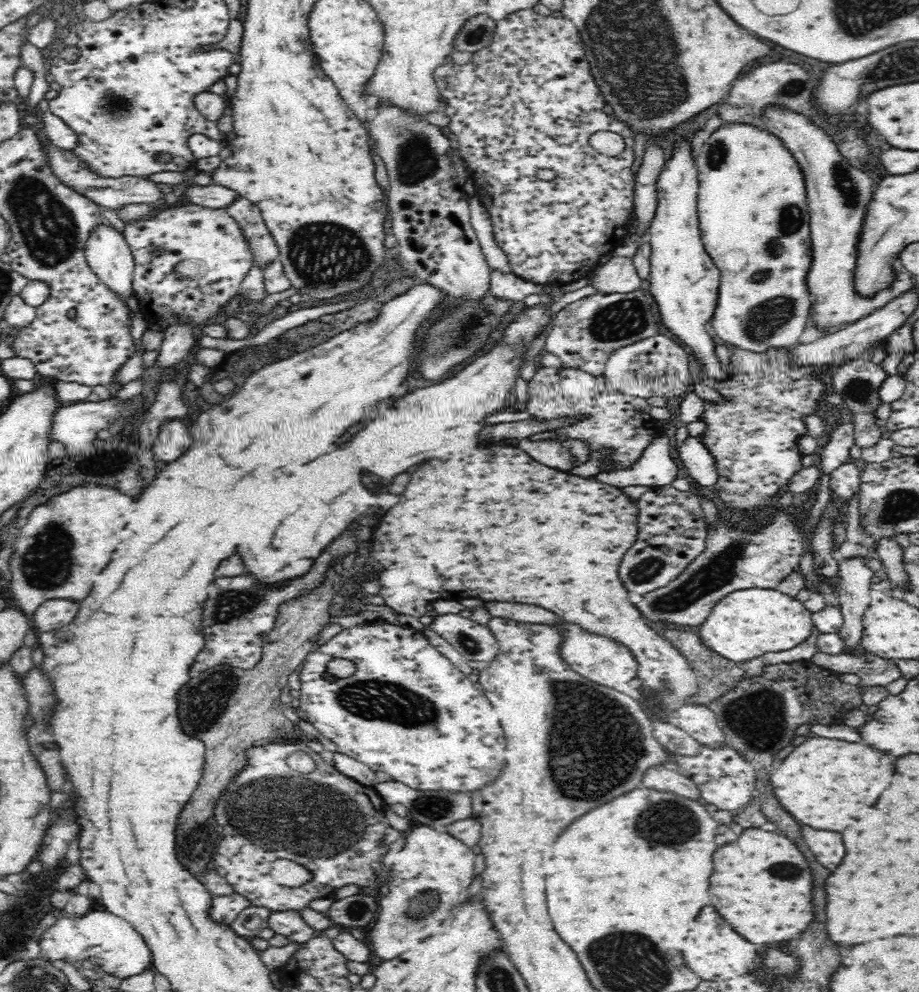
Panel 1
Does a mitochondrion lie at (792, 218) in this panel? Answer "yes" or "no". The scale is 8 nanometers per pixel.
yes

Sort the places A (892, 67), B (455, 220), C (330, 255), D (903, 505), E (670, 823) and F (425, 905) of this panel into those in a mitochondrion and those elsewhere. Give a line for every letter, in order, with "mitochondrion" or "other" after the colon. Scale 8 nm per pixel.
A: mitochondrion
B: other
C: mitochondrion
D: mitochondrion
E: mitochondrion
F: mitochondrion

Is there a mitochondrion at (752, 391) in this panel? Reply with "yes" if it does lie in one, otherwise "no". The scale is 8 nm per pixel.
no

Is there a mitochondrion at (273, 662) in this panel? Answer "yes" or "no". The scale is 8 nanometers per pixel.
no

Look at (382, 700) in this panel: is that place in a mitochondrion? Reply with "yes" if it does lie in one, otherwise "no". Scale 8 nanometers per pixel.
yes

